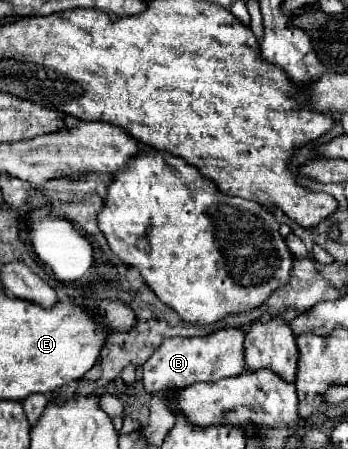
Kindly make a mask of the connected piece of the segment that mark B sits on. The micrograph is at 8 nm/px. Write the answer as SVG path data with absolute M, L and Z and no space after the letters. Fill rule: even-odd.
M222 328L208 336L196 338L168 338L142 366L142 384L146 392L170 392L196 382L214 382L238 376L244 366L244 332L240 328Z

